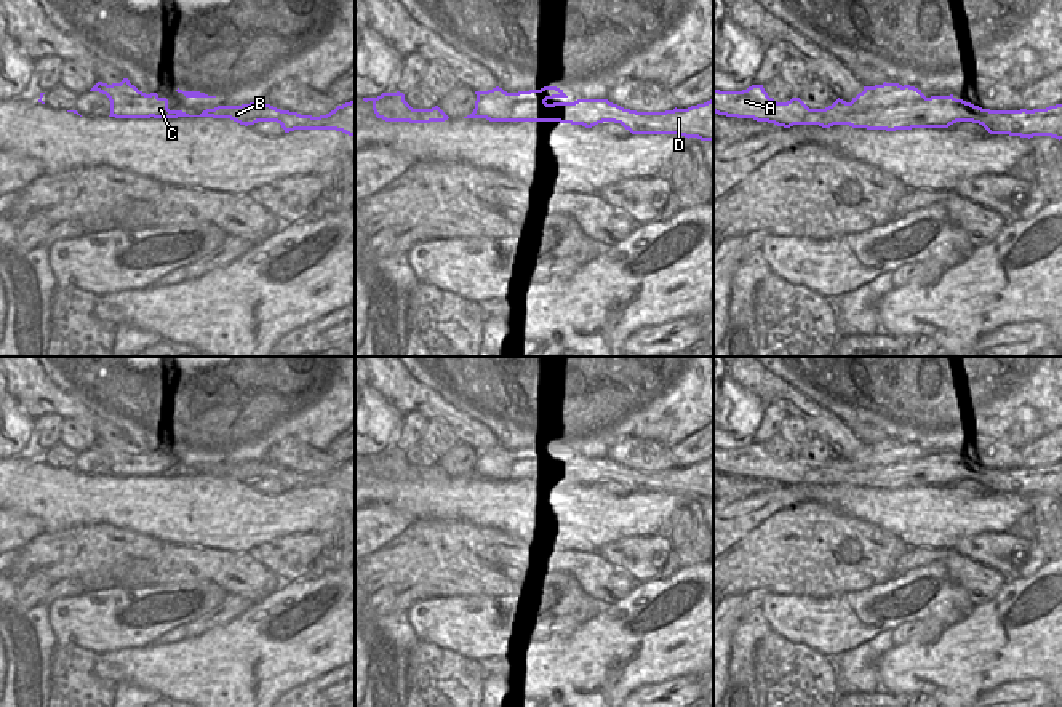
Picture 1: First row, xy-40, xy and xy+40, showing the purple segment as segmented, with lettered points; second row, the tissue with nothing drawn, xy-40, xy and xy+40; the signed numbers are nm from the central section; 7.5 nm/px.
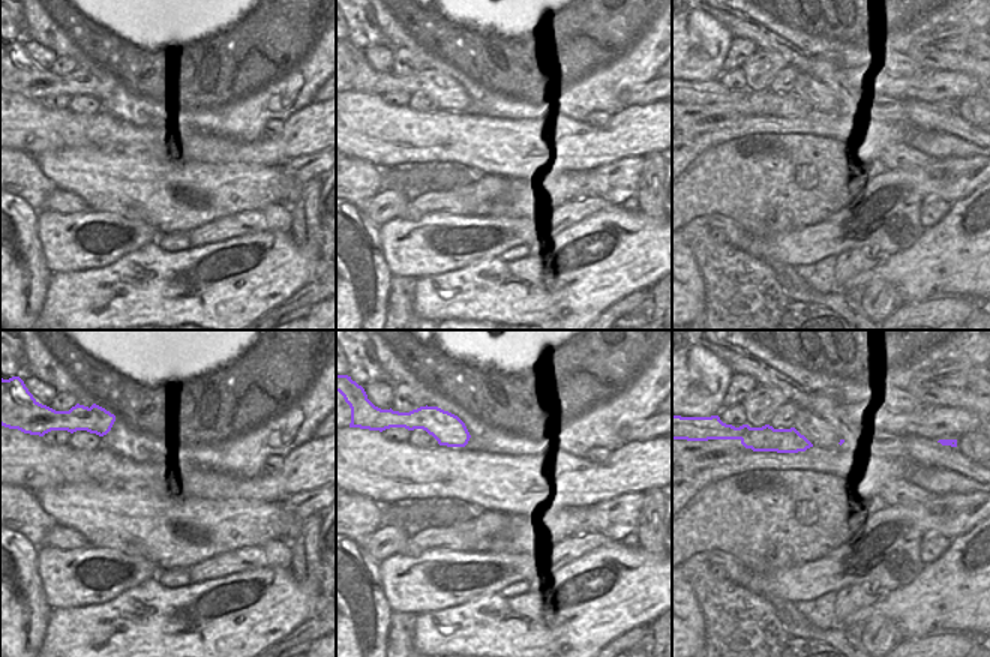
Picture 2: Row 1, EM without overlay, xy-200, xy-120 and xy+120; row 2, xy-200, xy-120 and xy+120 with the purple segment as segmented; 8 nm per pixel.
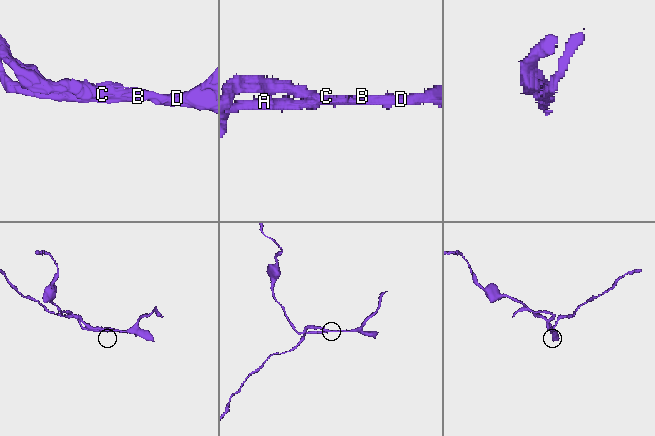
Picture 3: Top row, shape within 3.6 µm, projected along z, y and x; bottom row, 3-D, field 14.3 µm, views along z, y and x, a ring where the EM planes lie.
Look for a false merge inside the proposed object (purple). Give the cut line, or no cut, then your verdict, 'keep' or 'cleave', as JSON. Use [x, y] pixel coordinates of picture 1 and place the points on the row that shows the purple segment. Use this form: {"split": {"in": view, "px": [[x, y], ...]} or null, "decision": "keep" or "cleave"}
{"split": {"in": "xy+40", "px": [[851, 103], [854, 111], [845, 123]]}, "decision": "cleave"}

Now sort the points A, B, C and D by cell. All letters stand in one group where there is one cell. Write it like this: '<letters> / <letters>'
A / B C D

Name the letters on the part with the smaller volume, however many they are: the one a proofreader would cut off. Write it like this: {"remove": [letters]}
{"remove": ["A"]}

